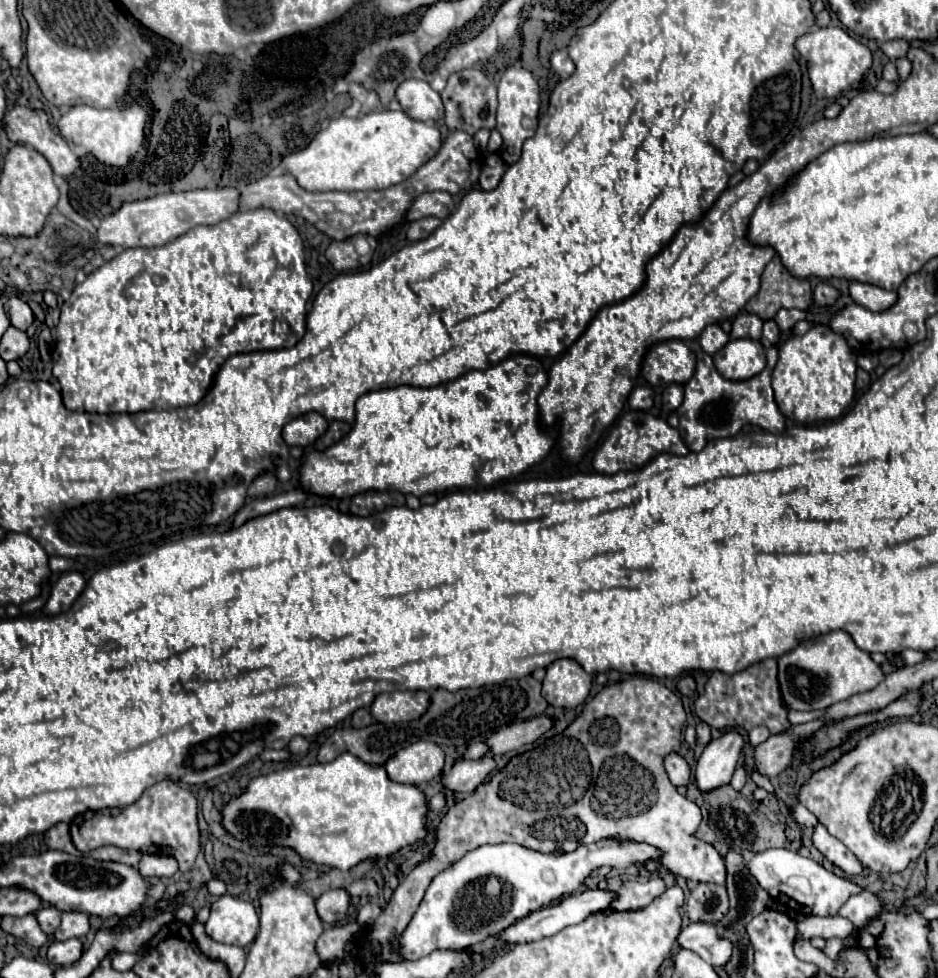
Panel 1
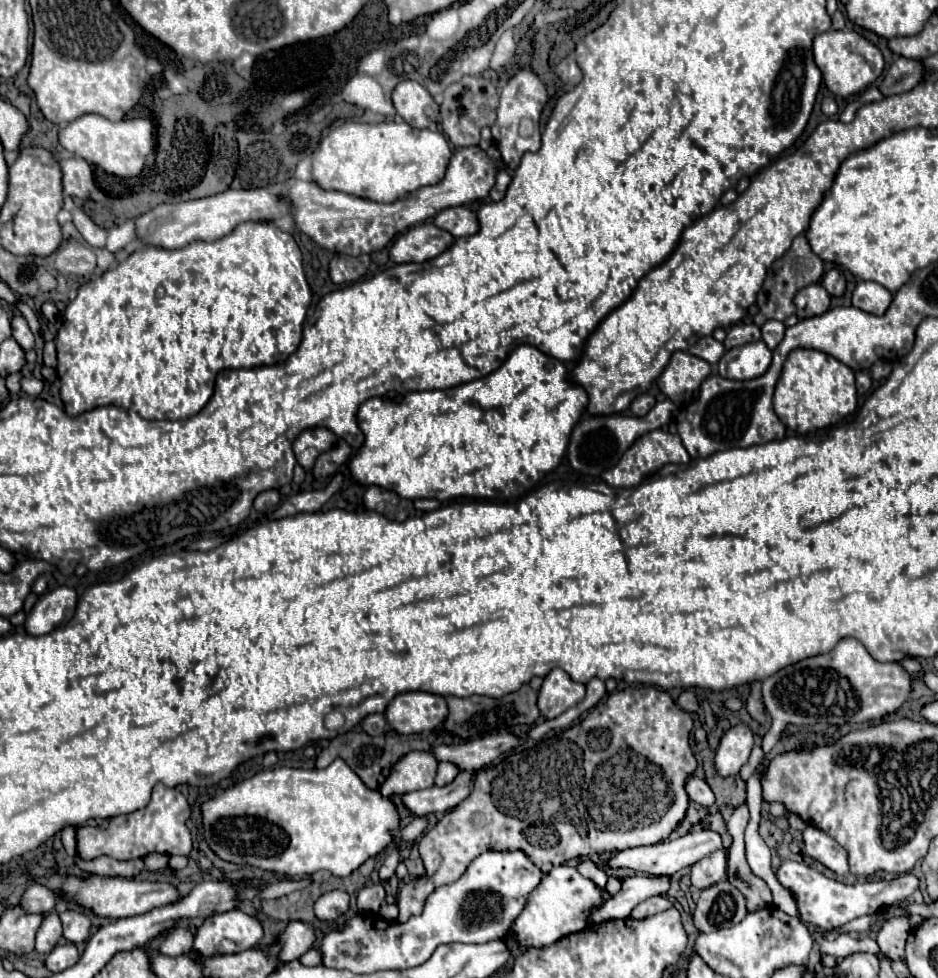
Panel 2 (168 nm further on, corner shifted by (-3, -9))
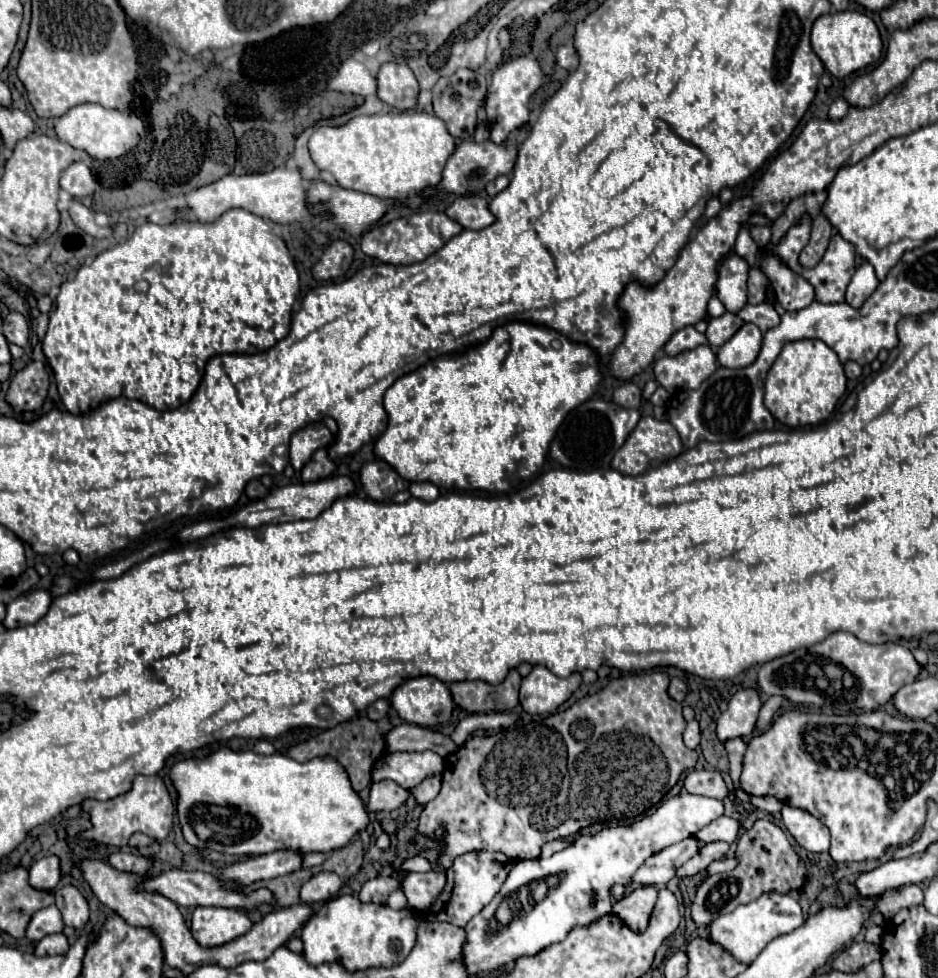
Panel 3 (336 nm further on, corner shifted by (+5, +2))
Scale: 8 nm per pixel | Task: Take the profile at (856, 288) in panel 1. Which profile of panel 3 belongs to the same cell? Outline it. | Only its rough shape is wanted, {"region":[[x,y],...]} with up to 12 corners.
{"region":[[863,263],[847,287],[847,303],[859,309],[877,289],[879,279]]}

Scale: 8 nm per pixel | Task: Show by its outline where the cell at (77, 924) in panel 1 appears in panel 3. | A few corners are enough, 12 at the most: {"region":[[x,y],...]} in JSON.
{"region":[[77,887],[55,891],[65,925],[81,929],[89,921],[87,899]]}

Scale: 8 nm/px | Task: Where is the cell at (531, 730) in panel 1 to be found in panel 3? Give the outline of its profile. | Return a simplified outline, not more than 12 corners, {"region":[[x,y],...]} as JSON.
{"region":[[401,723],[385,735],[387,751],[435,751],[457,745],[451,737]]}

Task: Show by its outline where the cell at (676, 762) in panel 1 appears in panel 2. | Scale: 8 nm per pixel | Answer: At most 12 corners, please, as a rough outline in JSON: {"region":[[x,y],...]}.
{"region":[[689,776],[685,790],[693,802],[705,806],[715,802],[703,778]]}

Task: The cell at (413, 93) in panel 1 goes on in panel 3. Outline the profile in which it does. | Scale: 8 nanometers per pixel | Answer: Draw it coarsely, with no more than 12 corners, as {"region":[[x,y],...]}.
{"region":[[383,63],[377,97],[401,111],[413,109],[419,83],[401,63]]}

